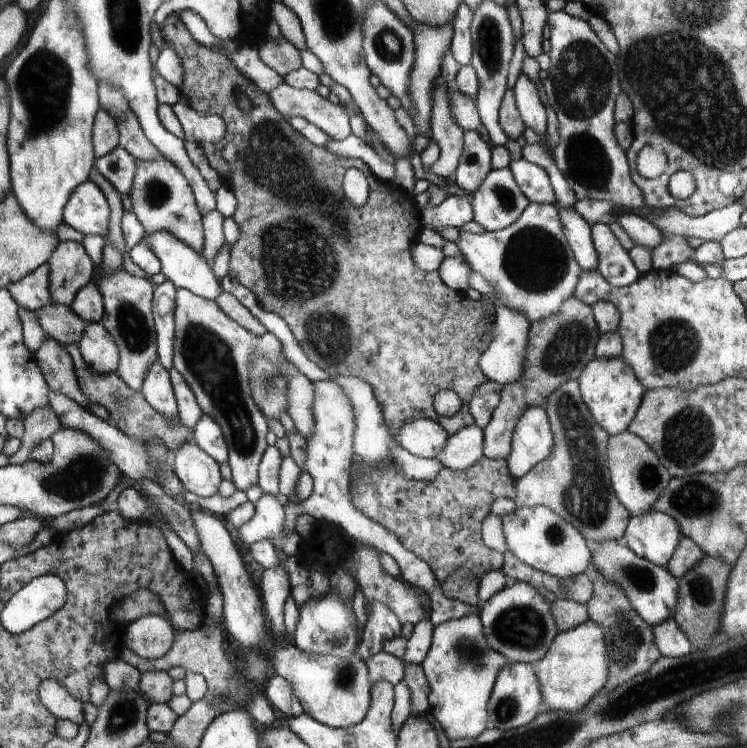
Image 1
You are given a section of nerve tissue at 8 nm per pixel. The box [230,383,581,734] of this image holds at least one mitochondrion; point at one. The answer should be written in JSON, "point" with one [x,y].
{"point":[521,626]}

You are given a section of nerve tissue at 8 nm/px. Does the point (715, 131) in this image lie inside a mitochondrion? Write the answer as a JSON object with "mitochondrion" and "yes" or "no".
{"mitochondrion":"yes"}

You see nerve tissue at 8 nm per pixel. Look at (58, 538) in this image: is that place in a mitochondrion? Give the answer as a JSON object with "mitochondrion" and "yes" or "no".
{"mitochondrion":"no"}

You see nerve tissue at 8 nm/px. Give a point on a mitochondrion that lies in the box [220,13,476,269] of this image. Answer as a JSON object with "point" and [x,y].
{"point":[388,44]}

